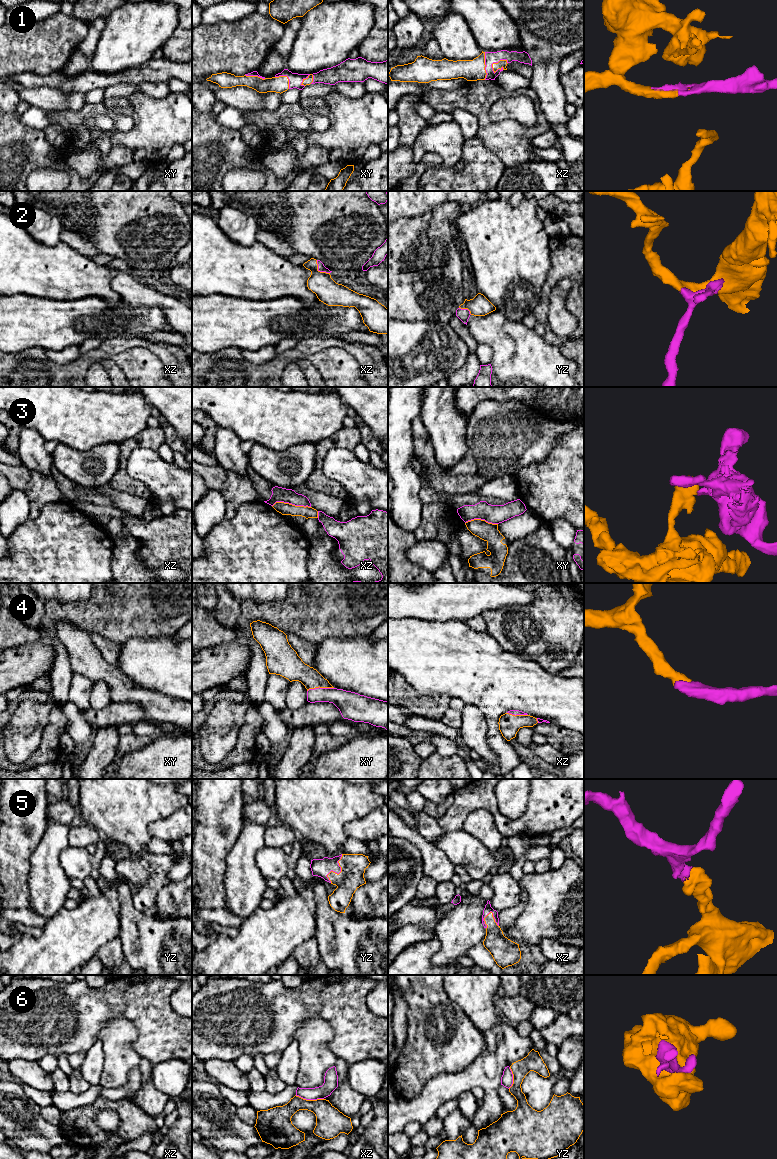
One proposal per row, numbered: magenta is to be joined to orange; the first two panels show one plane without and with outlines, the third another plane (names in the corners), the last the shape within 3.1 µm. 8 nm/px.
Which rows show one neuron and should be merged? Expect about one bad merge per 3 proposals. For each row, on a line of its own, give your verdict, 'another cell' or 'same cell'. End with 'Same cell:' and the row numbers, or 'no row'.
1: same cell
2: same cell
3: another cell
4: same cell
5: same cell
6: another cell
Same cell: 1, 2, 4, 5

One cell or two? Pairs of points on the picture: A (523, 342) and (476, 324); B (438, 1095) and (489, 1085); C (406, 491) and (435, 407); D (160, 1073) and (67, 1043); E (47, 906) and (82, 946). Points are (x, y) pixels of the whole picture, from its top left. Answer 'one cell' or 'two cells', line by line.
A: one cell
B: one cell
C: two cells
D: two cells
E: two cells

